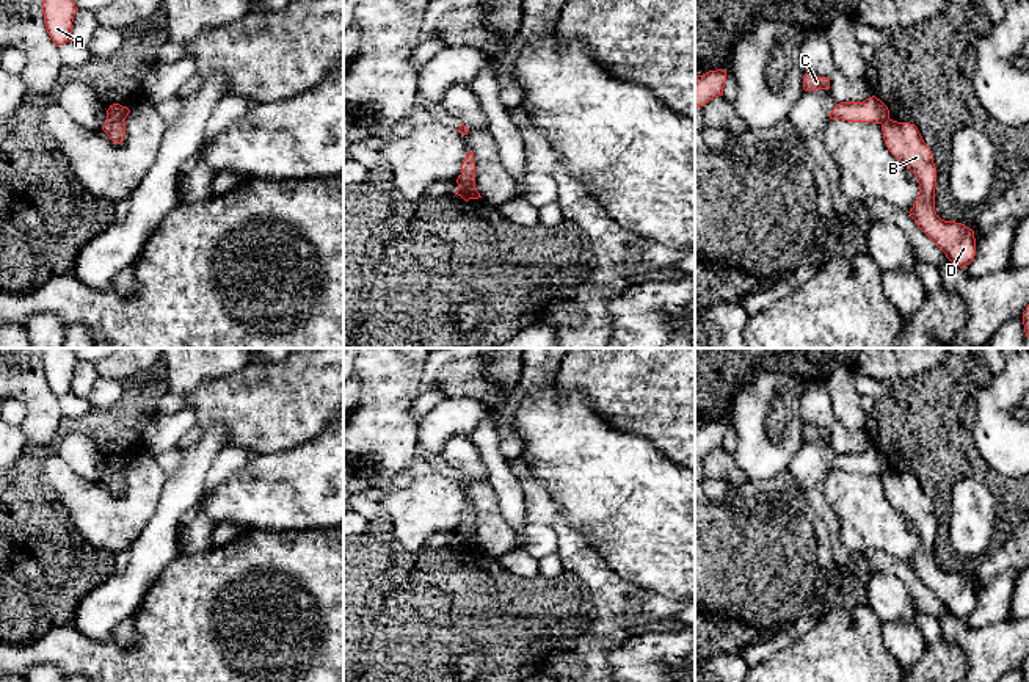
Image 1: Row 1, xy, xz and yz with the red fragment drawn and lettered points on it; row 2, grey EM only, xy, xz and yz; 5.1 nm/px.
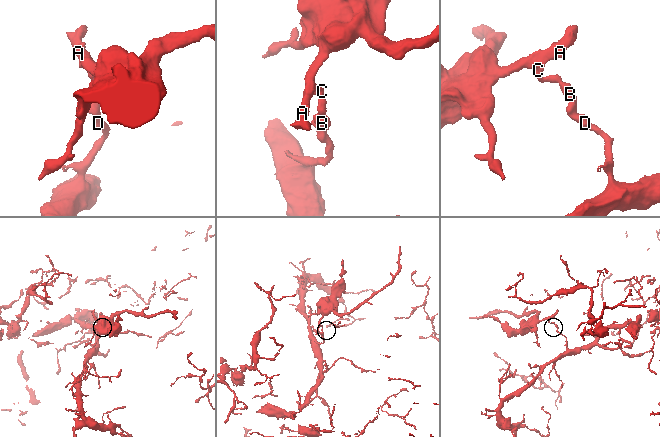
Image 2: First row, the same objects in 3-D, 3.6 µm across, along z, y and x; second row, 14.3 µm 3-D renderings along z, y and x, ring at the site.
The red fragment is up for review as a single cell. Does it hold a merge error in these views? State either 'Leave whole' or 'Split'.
Split

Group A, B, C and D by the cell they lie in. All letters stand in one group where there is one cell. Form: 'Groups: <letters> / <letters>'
Groups: A C / B D

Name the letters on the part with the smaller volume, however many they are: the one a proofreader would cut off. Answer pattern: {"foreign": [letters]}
{"foreign": ["A", "C"]}

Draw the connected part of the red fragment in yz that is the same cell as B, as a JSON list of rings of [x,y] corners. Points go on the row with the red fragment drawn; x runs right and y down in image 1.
[[[888,119],[882,124],[882,132],[888,151],[918,179],[919,194],[908,212],[910,216],[954,265],[960,268],[969,265],[976,256],[974,230],[962,223],[944,221],[936,215],[936,166],[918,127]]]

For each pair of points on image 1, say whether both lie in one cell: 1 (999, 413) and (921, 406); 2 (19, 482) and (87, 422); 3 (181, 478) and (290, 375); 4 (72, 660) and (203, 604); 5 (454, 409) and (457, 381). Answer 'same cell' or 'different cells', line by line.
1: different cells
2: same cell
3: different cells
4: same cell
5: different cells

